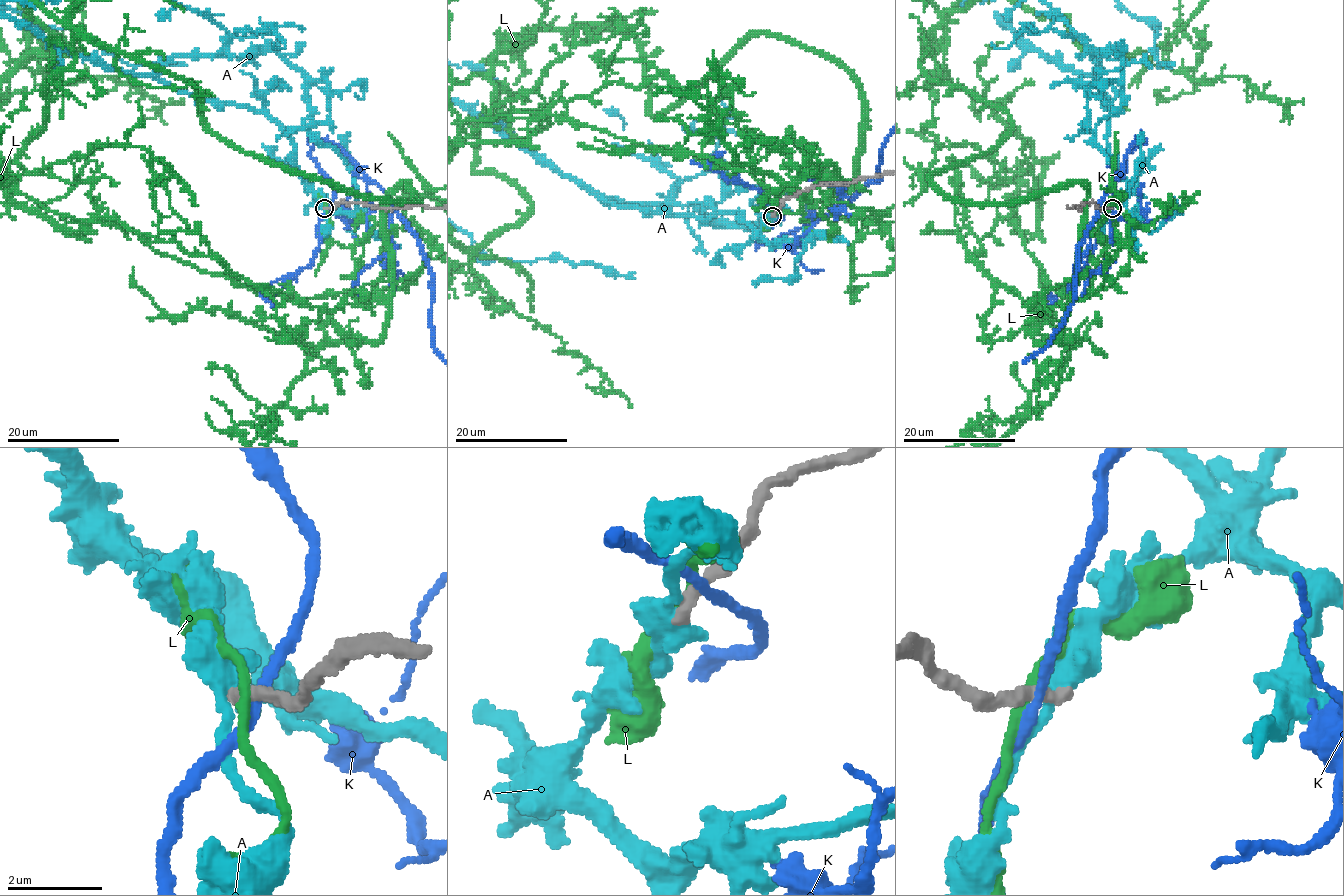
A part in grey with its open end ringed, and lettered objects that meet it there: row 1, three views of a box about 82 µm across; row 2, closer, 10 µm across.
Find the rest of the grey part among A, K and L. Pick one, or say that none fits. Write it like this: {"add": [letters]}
{"add": []}

